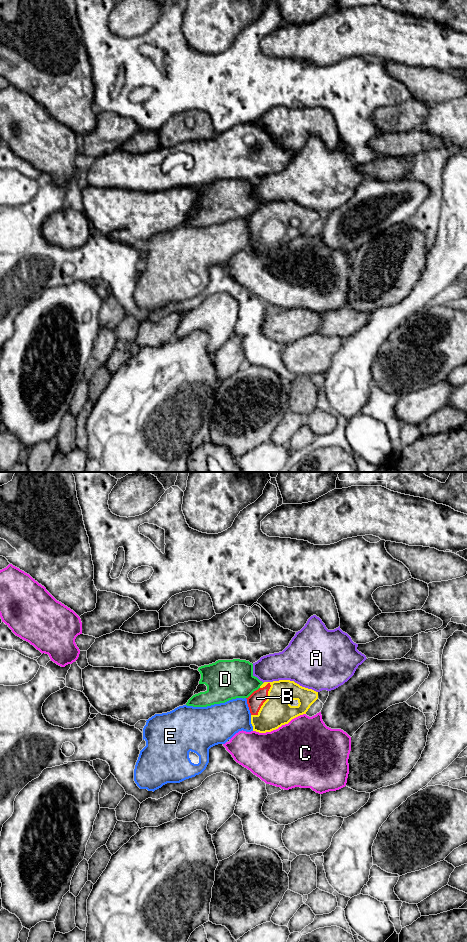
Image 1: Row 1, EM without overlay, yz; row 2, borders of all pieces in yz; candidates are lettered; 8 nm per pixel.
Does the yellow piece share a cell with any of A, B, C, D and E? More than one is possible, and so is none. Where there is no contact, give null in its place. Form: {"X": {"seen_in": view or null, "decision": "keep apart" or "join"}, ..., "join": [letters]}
{"A": {"seen_in": "yz", "decision": "keep apart"}, "B": {"seen_in": "yz", "decision": "join"}, "C": {"seen_in": "yz", "decision": "keep apart"}, "D": {"seen_in": "yz", "decision": "keep apart"}, "E": {"seen_in": "yz", "decision": "keep apart"}, "join": ["B"]}

